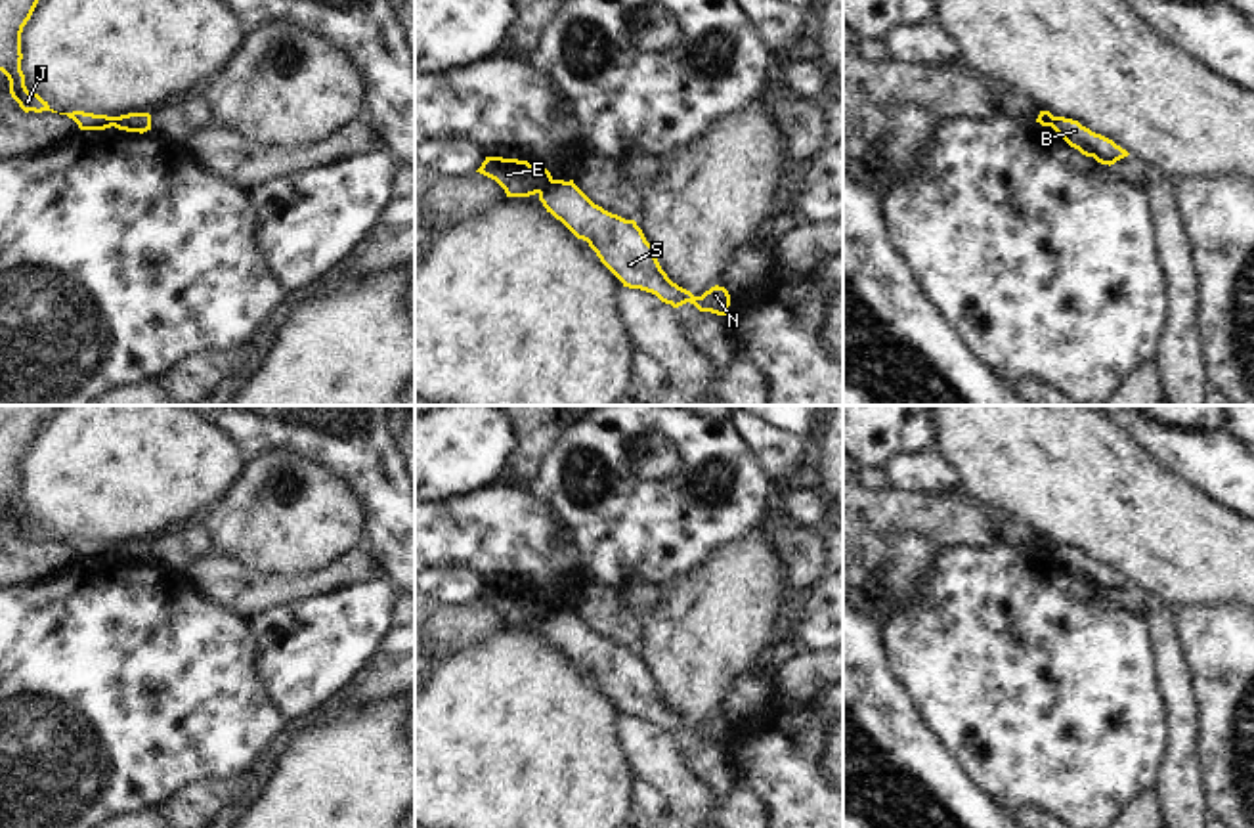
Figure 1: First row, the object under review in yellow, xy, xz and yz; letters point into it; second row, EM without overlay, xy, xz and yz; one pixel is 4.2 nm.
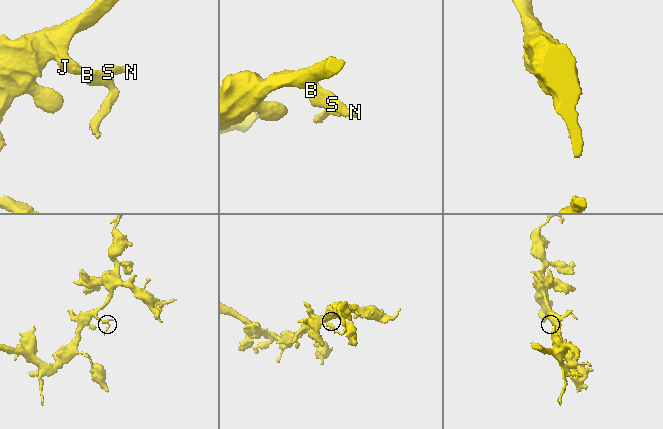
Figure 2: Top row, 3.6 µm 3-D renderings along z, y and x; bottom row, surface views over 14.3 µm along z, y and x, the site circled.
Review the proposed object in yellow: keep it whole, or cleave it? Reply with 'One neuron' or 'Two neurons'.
Two neurons.

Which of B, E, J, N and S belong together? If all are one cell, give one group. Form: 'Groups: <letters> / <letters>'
Groups: B N S / E J.

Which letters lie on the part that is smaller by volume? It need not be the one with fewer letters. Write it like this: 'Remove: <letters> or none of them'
Remove: B, N, S

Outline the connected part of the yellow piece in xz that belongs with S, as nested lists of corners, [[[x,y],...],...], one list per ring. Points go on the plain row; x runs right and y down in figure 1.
[[[552,608],[549,616],[539,620],[539,629],[577,667],[589,671],[623,715],[652,721],[673,736],[690,730],[700,740],[728,742],[730,723],[724,715],[715,713],[702,725],[694,725],[673,711],[661,698],[654,675],[646,669],[637,650],[595,633],[573,608]]]

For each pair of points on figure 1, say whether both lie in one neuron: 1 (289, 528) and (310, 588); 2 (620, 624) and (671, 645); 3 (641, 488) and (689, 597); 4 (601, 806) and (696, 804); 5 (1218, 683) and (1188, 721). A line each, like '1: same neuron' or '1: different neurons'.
1: different neurons
2: different neurons
3: different neurons
4: different neurons
5: different neurons

